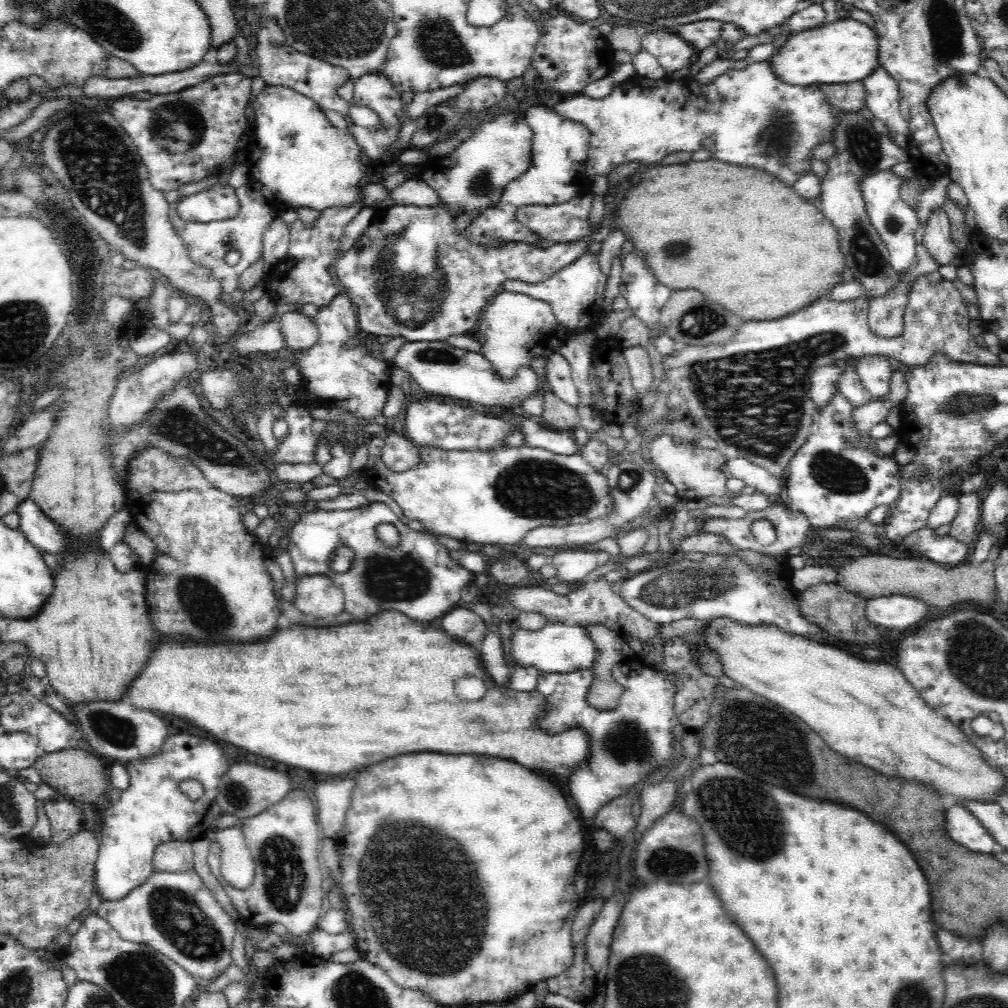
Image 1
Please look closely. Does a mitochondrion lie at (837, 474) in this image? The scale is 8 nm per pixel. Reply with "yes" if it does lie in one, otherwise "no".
yes

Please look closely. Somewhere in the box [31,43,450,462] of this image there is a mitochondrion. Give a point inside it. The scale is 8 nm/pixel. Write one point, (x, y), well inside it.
(101, 164)

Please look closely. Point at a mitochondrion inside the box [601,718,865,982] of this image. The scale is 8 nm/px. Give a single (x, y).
(752, 828)

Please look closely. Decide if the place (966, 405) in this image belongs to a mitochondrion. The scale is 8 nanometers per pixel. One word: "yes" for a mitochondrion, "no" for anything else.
yes

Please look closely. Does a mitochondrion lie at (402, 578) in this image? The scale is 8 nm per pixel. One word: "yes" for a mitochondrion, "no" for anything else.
yes

